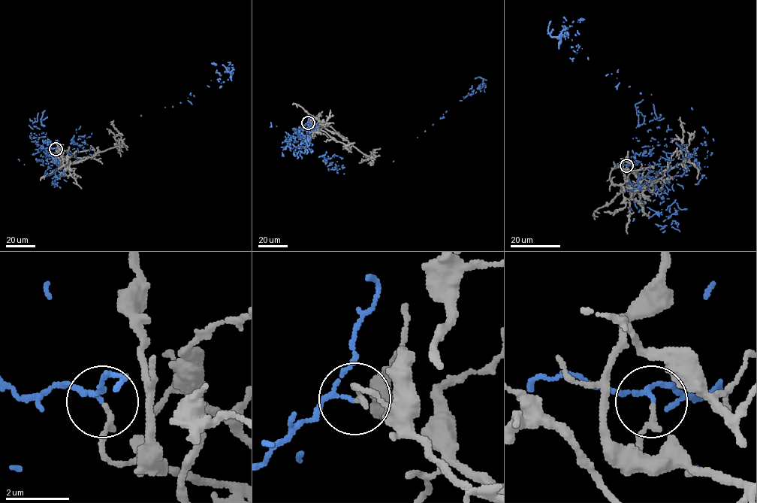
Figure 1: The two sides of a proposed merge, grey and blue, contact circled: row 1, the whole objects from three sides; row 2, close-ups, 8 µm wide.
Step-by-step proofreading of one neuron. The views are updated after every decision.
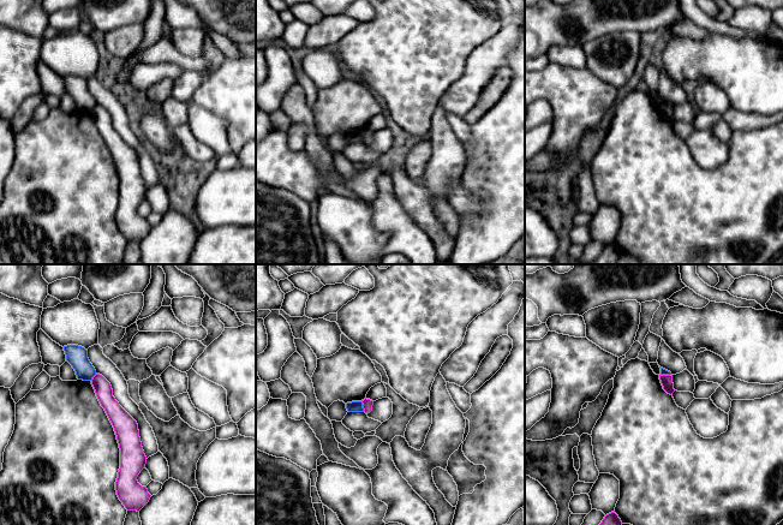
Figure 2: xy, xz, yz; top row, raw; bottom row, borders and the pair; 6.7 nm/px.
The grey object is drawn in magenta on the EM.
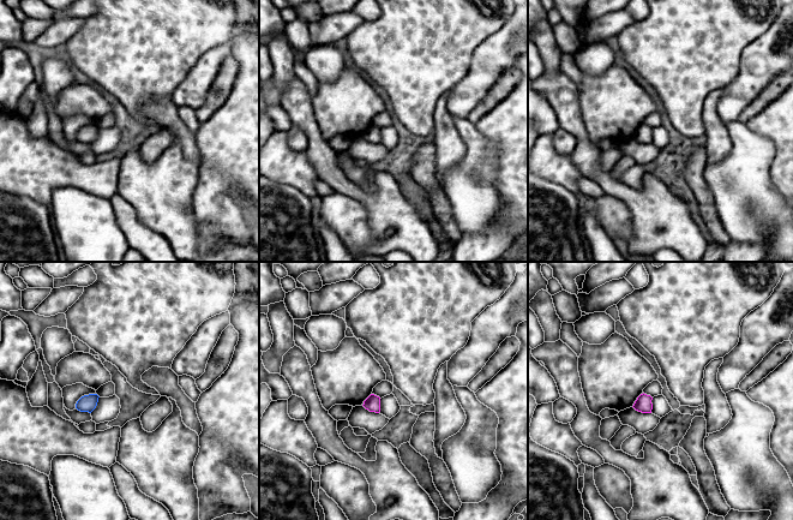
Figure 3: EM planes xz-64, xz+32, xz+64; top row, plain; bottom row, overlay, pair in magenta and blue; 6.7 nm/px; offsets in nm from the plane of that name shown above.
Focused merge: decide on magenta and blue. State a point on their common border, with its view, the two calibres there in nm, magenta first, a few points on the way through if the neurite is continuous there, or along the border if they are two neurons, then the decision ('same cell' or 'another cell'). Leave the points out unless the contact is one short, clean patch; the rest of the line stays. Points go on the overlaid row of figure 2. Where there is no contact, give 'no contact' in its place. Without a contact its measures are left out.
xz (363, 406) | 70/80 nm | along xz (360, 401), (364, 411) | another cell

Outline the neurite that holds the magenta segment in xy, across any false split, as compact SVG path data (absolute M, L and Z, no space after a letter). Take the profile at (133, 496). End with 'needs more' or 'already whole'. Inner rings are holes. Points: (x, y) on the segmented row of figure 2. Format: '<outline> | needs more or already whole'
M96 374L91 384L114 428L120 448L120 469L115 482L116 495L127 511L139 512L149 502L151 495L147 487L142 487L137 481L147 464L138 424L115 400L110 383L102 375Z | already whole

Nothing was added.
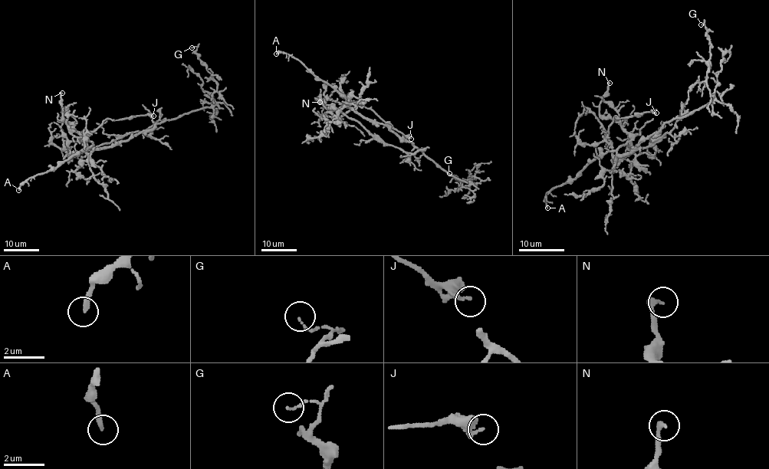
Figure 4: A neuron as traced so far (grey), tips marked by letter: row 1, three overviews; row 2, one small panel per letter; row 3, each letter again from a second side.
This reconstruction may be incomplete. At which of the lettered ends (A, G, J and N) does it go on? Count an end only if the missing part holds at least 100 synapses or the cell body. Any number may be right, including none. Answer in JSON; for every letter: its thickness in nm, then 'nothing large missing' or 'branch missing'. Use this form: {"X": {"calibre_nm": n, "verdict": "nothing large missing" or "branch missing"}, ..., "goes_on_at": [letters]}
{"A": {"calibre_nm": 240, "verdict": "branch missing"}, "G": {"calibre_nm": 80, "verdict": "nothing large missing"}, "J": {"calibre_nm": 200, "verdict": "nothing large missing"}, "N": {"calibre_nm": 200, "verdict": "nothing large missing"}, "goes_on_at": ["A"]}

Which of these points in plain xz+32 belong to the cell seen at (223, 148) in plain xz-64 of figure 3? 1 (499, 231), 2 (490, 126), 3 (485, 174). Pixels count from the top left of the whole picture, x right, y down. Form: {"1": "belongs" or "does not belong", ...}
{"1": "belongs", "2": "belongs", "3": "does not belong"}

